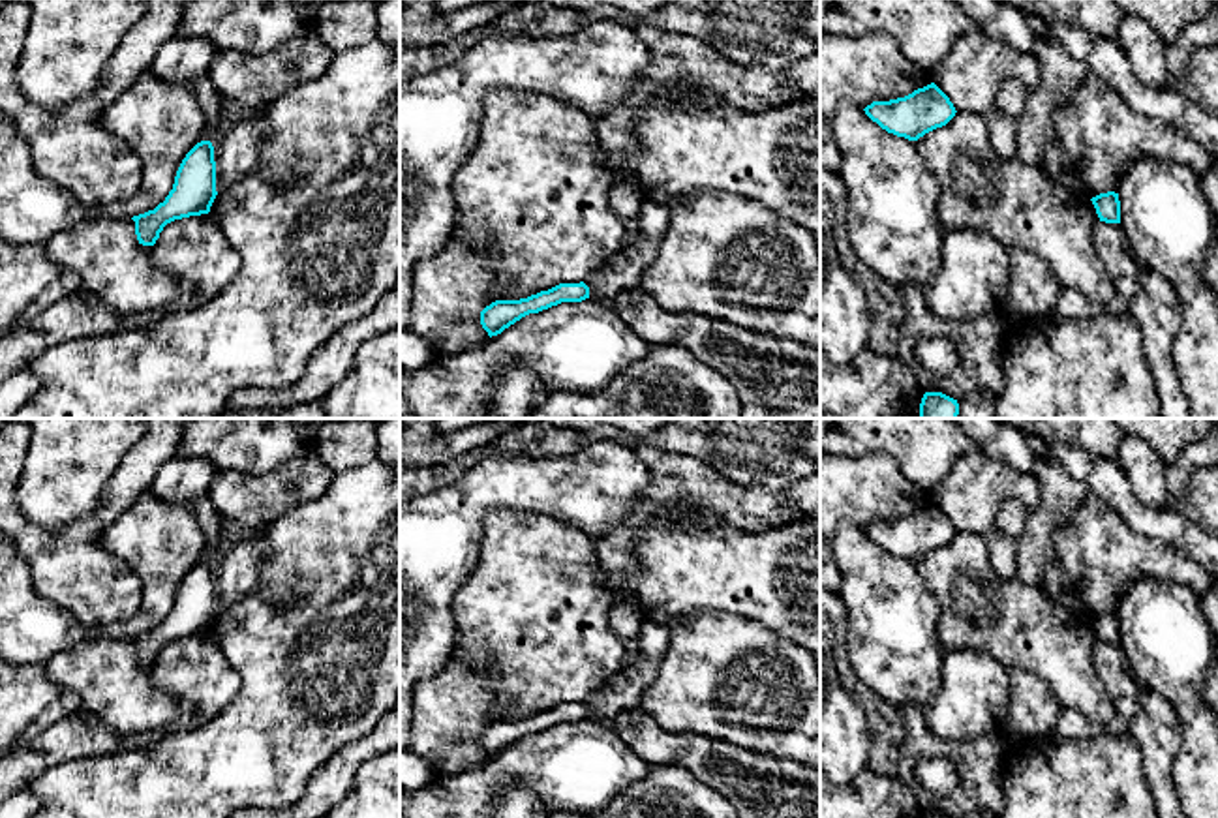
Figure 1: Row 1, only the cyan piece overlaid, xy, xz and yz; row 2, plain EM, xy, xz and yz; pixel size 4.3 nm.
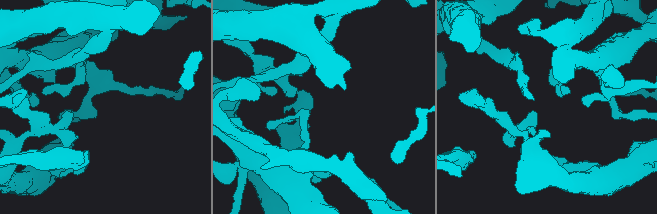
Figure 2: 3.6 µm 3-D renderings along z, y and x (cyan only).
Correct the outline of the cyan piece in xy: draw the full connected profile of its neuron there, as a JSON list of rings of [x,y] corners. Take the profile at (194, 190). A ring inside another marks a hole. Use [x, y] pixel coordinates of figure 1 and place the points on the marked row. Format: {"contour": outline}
{"contour": [[[201,141],[182,159],[165,201],[131,218],[139,244],[154,246],[163,227],[175,220],[208,214],[216,195],[214,146]]]}

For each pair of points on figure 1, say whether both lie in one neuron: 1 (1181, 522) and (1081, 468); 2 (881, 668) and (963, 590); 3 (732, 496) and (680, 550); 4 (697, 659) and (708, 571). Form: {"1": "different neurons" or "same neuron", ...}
{"1": "same neuron", "2": "different neurons", "3": "different neurons", "4": "different neurons"}

